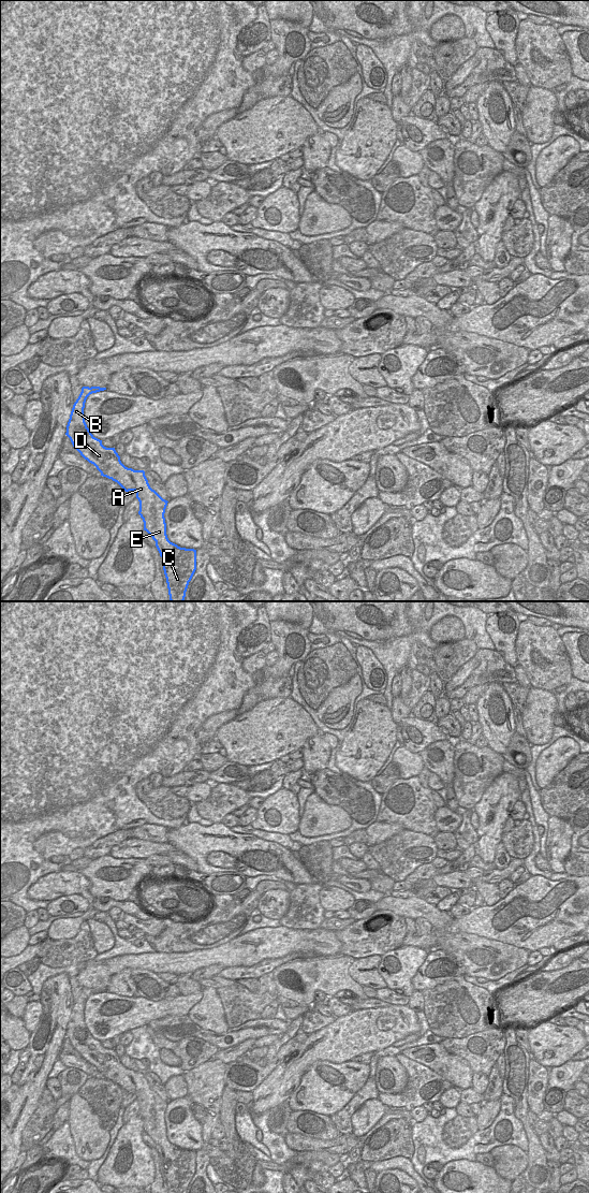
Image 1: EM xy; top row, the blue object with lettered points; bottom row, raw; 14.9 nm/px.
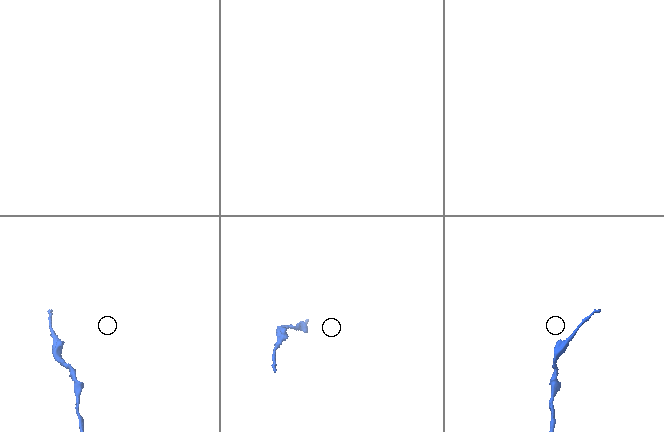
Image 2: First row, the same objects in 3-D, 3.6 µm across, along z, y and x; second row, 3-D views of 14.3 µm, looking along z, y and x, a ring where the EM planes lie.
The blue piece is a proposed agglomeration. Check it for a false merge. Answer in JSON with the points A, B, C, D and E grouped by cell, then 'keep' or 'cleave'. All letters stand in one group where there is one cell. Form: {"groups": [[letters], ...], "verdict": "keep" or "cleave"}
{"groups": [["A", "B", "C", "D", "E"]], "verdict": "keep"}

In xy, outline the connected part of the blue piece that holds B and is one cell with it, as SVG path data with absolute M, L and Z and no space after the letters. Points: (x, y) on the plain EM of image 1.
M82 989L73 1006L65 1036L80 1057L97 1068L101 1077L117 1083L126 1093L136 1094L139 1103L138 1116L144 1123L144 1132L156 1143L162 1159L168 1193L187 1193L196 1172L196 1151L180 1149L168 1141L164 1119L168 1103L150 1089L144 1072L126 1068L115 1049L104 1048L102 1042L95 1039L87 1029L84 1016L86 1001L90 995L104 991L106 989Z

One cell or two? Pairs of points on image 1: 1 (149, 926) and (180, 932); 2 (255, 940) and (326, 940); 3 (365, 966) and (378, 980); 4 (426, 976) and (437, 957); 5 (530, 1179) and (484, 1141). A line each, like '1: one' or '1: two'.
1: two
2: one
3: one
4: one
5: two

